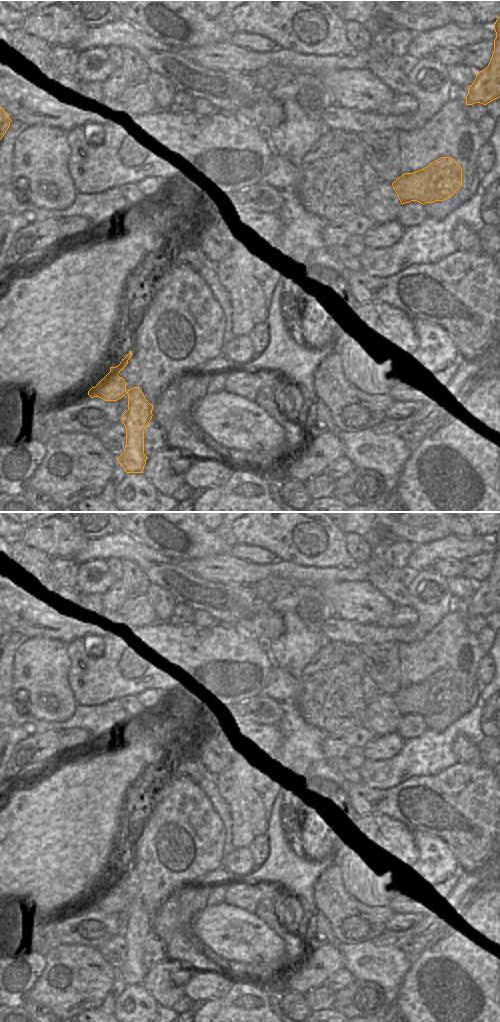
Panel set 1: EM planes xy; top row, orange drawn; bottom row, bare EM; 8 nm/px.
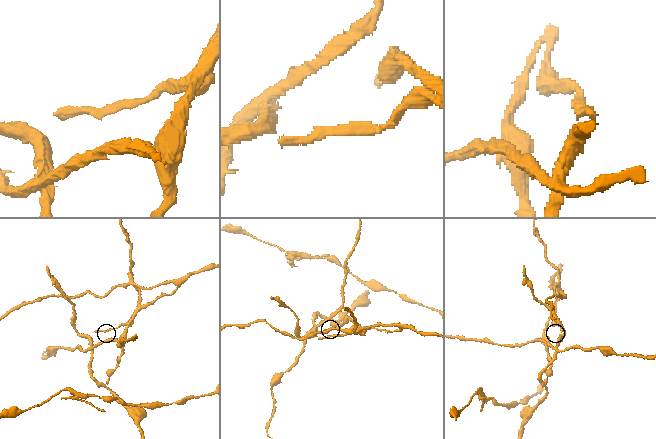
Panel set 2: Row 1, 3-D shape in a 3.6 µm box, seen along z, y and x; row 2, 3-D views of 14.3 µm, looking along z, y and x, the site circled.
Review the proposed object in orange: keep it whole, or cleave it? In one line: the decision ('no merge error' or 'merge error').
merge error

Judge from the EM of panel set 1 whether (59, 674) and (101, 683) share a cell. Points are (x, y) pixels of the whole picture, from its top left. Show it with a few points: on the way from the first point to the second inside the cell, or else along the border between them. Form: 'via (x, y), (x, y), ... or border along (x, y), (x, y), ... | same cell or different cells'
border along (65, 653), (69, 660), (68, 685), (73, 699) | different cells

